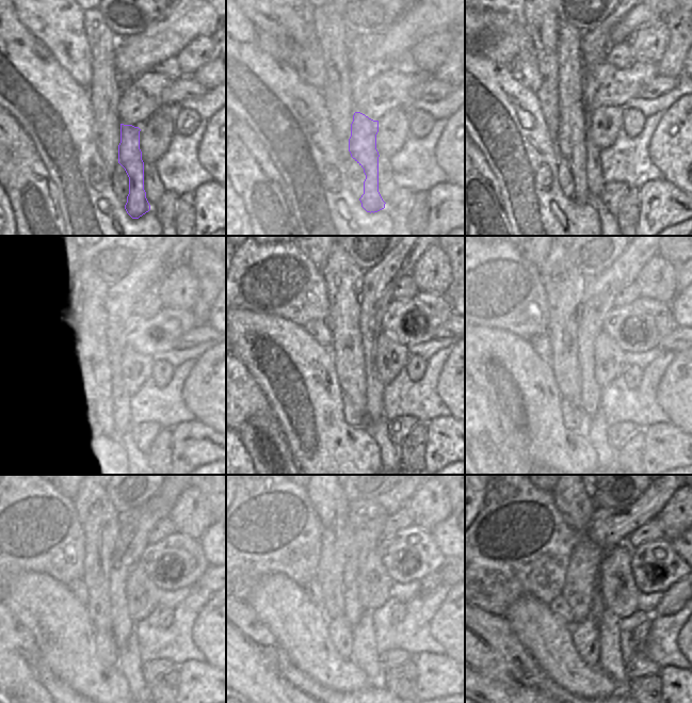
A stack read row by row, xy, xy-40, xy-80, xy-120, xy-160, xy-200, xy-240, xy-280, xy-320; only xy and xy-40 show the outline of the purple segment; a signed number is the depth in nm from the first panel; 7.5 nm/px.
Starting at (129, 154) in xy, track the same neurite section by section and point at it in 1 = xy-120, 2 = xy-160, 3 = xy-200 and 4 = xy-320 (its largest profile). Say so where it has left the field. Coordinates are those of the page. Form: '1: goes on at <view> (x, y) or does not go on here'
1: goes on at xy-120 (130, 360)
2: goes on at xy-160 (370, 358)
3: goes on at xy-200 (609, 358)
4: goes on at xy-320 (614, 581)

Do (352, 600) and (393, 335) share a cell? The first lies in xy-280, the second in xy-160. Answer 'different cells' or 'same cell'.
different cells

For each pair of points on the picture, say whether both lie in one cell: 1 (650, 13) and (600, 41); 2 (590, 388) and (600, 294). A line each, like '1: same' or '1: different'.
1: same
2: same

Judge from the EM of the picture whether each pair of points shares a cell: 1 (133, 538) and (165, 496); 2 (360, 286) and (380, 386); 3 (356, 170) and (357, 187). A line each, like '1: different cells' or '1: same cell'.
1: same cell
2: different cells
3: same cell

